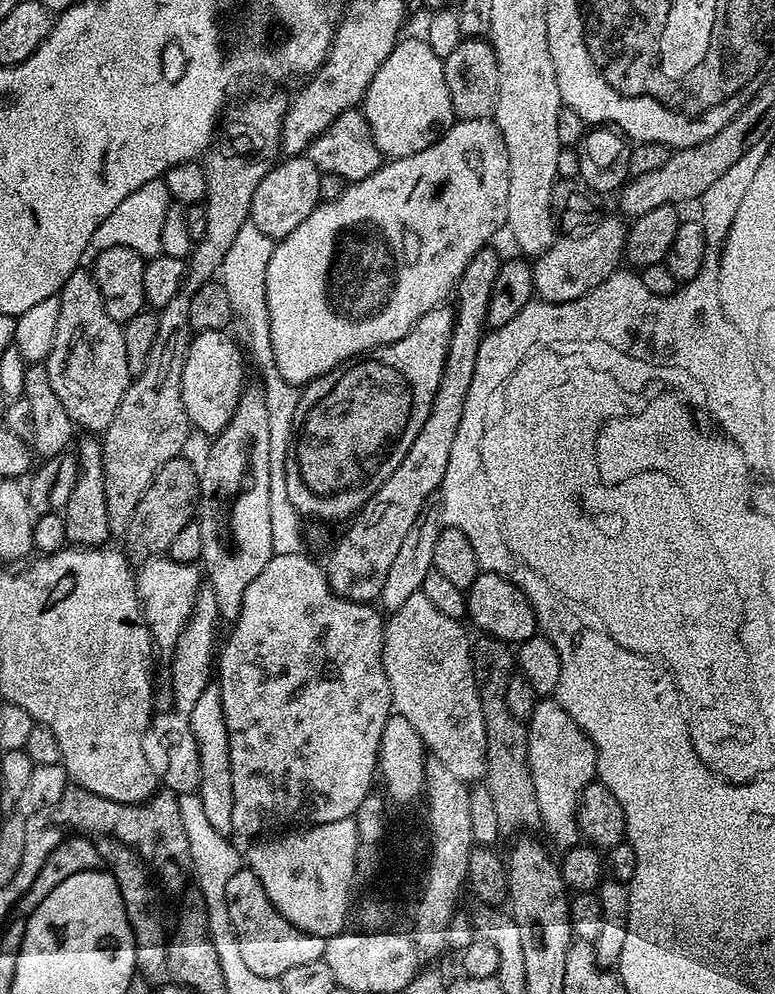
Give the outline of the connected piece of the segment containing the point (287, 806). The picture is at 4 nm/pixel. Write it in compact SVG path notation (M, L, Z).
M303 551L298 554L273 554L270 562L266 562L262 574L258 574L258 578L254 578L254 582L246 586L246 594L242 594L240 617L231 625L232 633L225 644L223 641L218 652L222 714L226 714L226 730L230 738L230 778L234 778L232 832L235 835L259 837L261 834L283 829L280 827L291 820L301 820L301 825L311 826L355 817L362 802L373 791L372 779L375 781L378 776L382 730L388 717L394 712L390 682L382 666L385 623L385 617L372 604L359 604L339 596L330 586L327 571L321 565L319 568Z

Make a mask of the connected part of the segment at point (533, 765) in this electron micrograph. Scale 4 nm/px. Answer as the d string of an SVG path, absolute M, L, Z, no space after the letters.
M555 698L537 699L534 714L526 721L526 727L528 765L534 778L534 794L538 798L543 831L548 831L549 838L560 850L574 848L582 840L578 819L580 797L597 779L596 747Z

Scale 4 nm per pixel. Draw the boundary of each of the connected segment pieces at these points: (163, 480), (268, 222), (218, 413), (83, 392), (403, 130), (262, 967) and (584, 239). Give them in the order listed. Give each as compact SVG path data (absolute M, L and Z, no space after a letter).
M177 458L166 462L162 470L150 482L146 494L138 502L138 510L134 510L134 518L130 518L130 526L126 533L127 551L133 557L160 558L167 553L170 542L187 524L193 523L200 502L200 473L197 465L192 465L185 458Z
M306 154L289 156L273 164L272 169L266 174L266 178L262 178L262 182L258 182L258 190L254 190L251 223L256 224L258 230L262 230L262 234L272 237L276 242L290 235L298 226L302 226L302 222L306 222L306 218L310 218L310 214L315 210L317 204L321 203L320 173L320 169L314 166L314 162Z
M197 332L186 354L186 370L182 370L182 406L186 406L188 423L193 429L215 438L234 418L234 412L244 392L245 353L235 339L223 332Z
M78 270L66 278L59 293L60 309L58 310L58 330L54 334L52 349L46 361L50 386L54 386L54 394L62 401L66 414L70 414L73 425L80 424L92 434L103 433L114 418L114 410L118 410L118 402L126 394L130 383L130 373L126 362L126 338L121 321L110 318L106 314L106 306L102 302L102 294L96 285L91 271Z
M401 39L392 53L378 66L378 74L370 82L362 101L362 111L372 131L378 150L388 158L413 156L440 139L454 123L450 90L446 90L444 61L430 50L427 39Z
M241 866L238 874L234 874L230 882L226 882L226 910L230 910L230 922L234 926L234 934L238 938L238 947L242 950L246 967L254 970L254 974L262 978L278 978L293 966L302 966L306 962L318 962L324 958L325 937L304 932L289 922L277 910L274 902L270 902L266 890L262 888L262 882L258 880L258 874L254 874L247 866Z
M605 215L599 224L593 224L579 234L561 235L540 256L535 257L532 286L539 299L548 300L551 304L577 300L606 282L606 278L621 267L628 224L619 215L616 216Z

